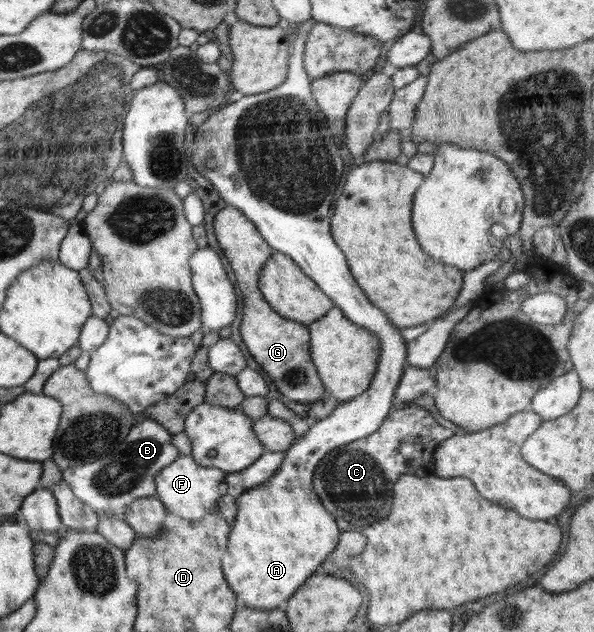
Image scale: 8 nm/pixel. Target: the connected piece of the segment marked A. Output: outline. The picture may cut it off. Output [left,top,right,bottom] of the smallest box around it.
[189,17,407,609]

